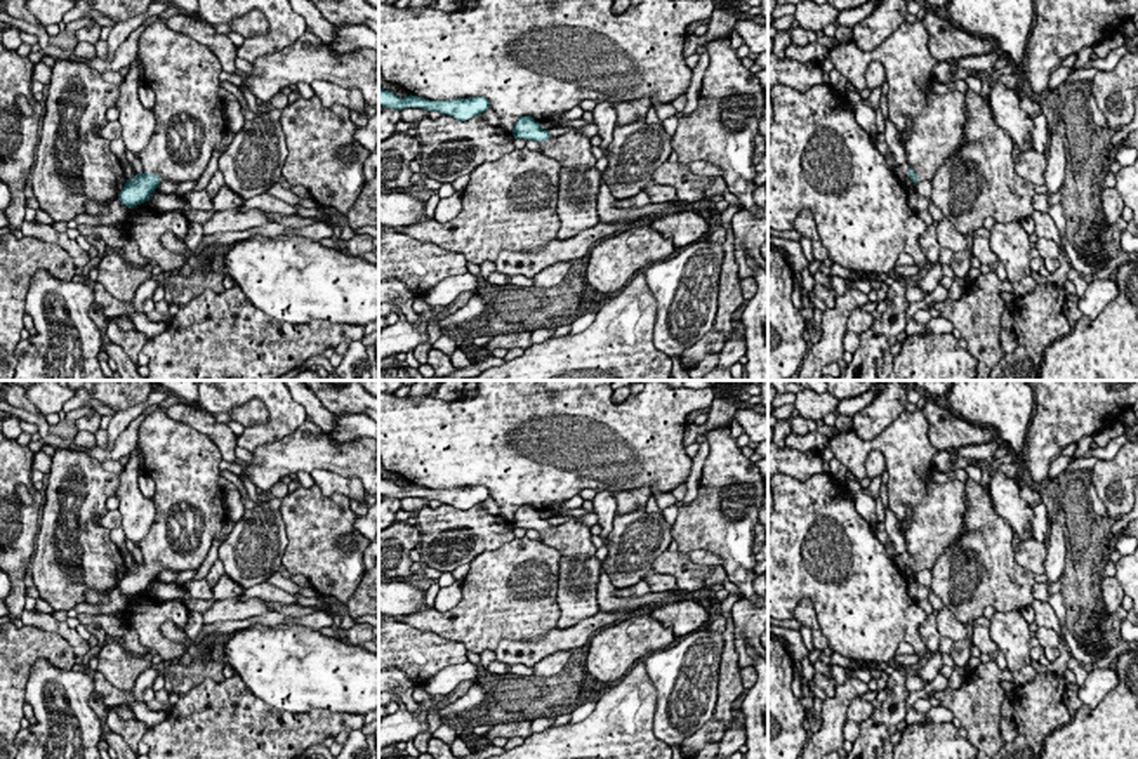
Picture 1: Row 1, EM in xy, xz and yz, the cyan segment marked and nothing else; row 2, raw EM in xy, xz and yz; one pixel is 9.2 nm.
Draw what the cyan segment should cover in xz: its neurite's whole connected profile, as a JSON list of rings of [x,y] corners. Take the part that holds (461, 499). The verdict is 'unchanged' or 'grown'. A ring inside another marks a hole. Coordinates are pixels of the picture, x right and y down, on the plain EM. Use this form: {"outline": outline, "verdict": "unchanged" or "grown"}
{"outline": [[[379,476],[379,495],[398,500],[405,497],[422,497],[427,500],[440,500],[441,504],[453,505],[459,511],[466,511],[485,502],[490,497],[490,492],[485,486],[453,488],[453,490],[440,492],[440,490],[422,488],[412,483],[401,488],[393,481]]], "verdict": "unchanged"}

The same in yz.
{"outline": [[[923,410],[902,412],[872,439],[862,439],[855,429],[837,431],[827,448],[857,479],[865,478],[865,459],[872,450],[884,455],[888,507],[898,523],[912,509],[910,528],[902,535],[910,554],[907,564],[914,573],[931,570],[964,533],[964,483],[933,479],[938,450],[930,441]]], "verdict": "grown"}

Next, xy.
{"outline": [[[156,410],[141,422],[137,445],[144,457],[142,471],[156,485],[153,495],[156,516],[149,533],[137,544],[144,561],[127,568],[118,584],[122,594],[129,597],[148,591],[162,570],[177,573],[198,570],[226,518],[226,492],[219,485],[222,455],[207,434]]], "verdict": "grown"}

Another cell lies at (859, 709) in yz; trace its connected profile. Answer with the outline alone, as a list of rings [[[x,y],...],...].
[[[855,698],[851,700],[851,703],[848,705],[846,710],[846,719],[855,721],[855,723],[862,723],[867,717],[870,717],[874,714],[874,705],[872,702],[862,700],[862,698]]]

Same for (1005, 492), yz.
[[[996,471],[985,485],[994,512],[1006,519],[1016,535],[1027,531],[1027,523],[1034,519],[1034,507],[1020,495],[1020,483]]]

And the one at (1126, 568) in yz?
[[[1138,547],[1129,556],[1121,556],[1115,563],[1115,578],[1126,596],[1133,599],[1133,610],[1138,615]]]

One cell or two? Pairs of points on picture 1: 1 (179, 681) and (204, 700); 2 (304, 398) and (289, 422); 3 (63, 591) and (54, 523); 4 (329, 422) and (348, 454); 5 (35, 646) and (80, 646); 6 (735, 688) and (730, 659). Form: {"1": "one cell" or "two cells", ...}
{"1": "two cells", "2": "two cells", "3": "one cell", "4": "two cells", "5": "two cells", "6": "one cell"}

